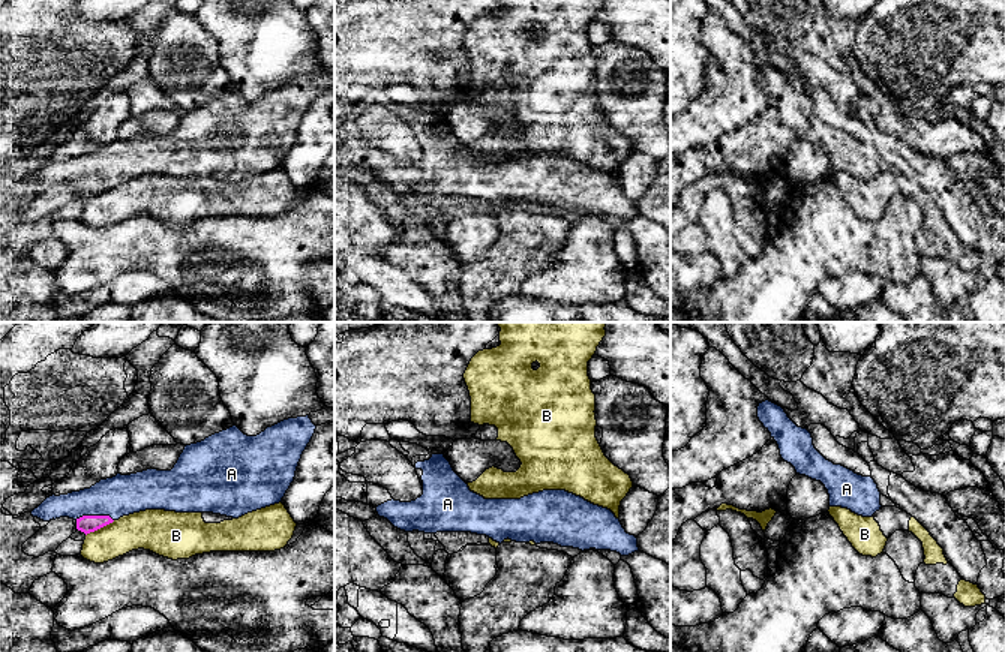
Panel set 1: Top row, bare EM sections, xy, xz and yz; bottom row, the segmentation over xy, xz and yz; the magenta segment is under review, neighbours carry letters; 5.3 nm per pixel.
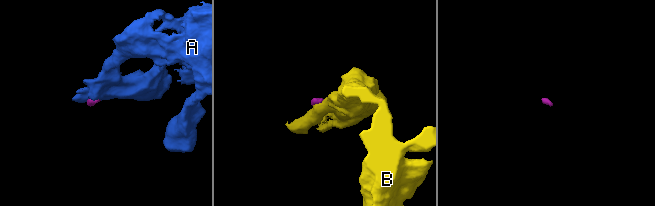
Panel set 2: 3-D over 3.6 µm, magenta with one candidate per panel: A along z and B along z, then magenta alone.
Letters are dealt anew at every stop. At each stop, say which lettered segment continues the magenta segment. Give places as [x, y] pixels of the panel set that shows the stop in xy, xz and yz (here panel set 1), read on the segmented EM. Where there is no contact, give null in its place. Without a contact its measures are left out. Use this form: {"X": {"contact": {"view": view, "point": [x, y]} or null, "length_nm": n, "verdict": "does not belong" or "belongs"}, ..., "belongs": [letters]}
{"A": {"contact": {"view": "xy", "point": [95, 516]}, "length_nm": 200, "verdict": "belongs"}, "B": {"contact": {"view": "xy", "point": [99, 528]}, "length_nm": 180, "verdict": "does not belong"}, "belongs": ["A"]}

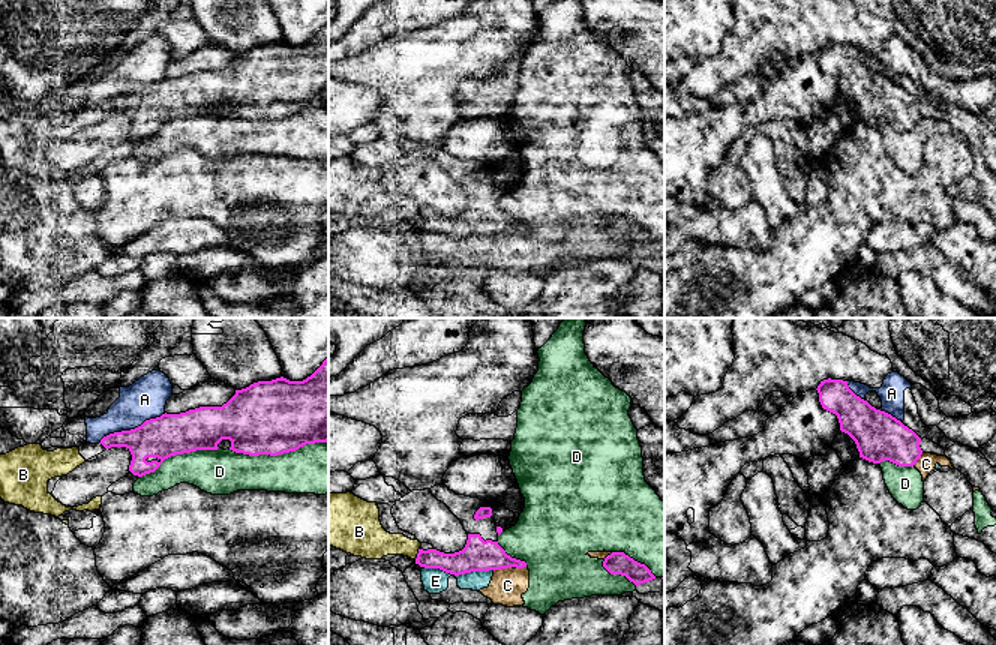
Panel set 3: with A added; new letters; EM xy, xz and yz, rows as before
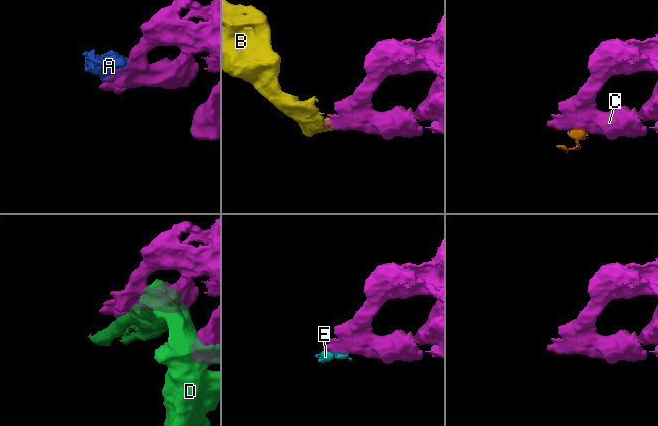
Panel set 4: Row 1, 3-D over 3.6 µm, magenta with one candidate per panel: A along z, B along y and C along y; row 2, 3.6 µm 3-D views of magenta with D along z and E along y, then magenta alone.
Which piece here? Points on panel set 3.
{"A": {"contact": {"view": "xy", "point": [131, 429]}, "length_nm": 400, "verdict": "does not belong"}, "B": {"contact": {"view": "xz", "point": [417, 554]}, "length_nm": 70, "verdict": "belongs"}, "C": {"contact": {"view": "xz", "point": [503, 567]}, "length_nm": 110, "verdict": "does not belong"}, "D": {"contact": {"view": "xy", "point": [278, 453]}, "length_nm": 550, "verdict": "does not belong"}, "E": {"contact": {"view": "xz", "point": [459, 573]}, "length_nm": 380, "verdict": "does not belong"}, "belongs": ["B"]}

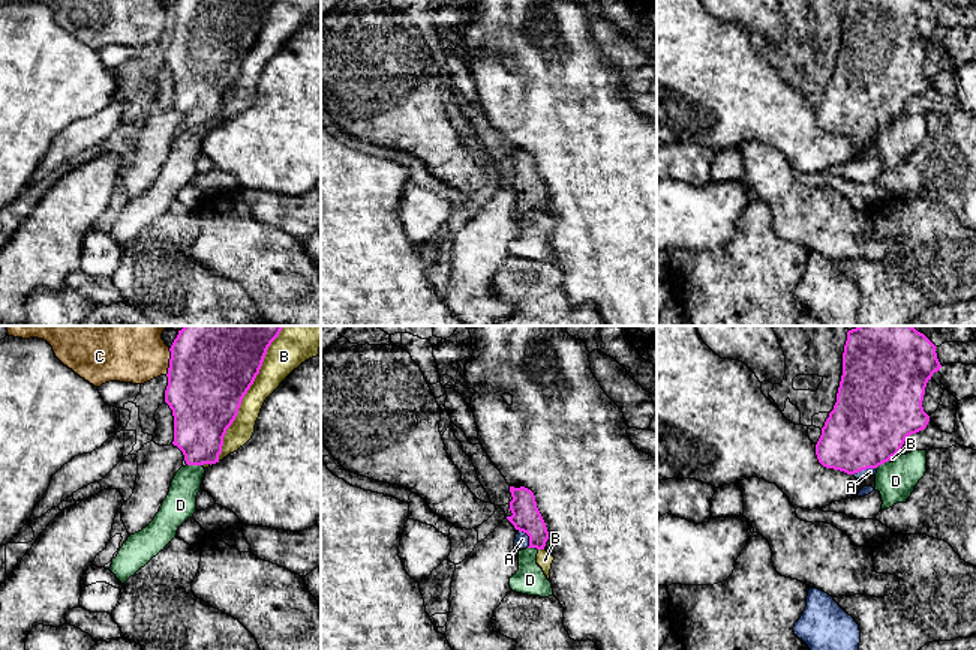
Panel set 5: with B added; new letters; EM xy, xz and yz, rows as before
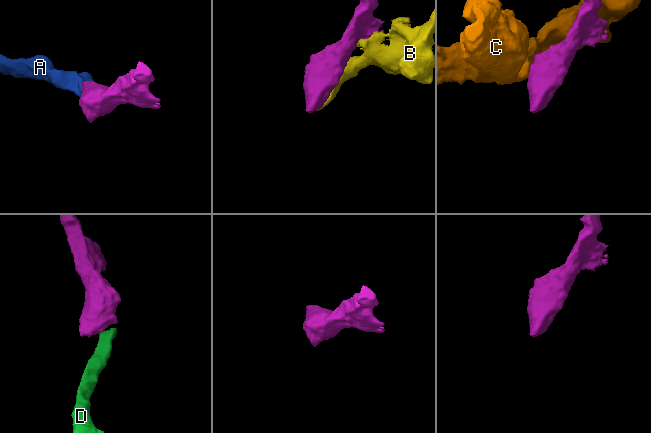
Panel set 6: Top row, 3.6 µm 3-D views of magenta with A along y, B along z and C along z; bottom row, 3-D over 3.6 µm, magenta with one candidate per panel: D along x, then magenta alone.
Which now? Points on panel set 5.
{"A": {"contact": {"view": "yz", "point": [864, 469]}, "length_nm": 130, "verdict": "belongs"}, "B": {"contact": {"view": "xy", "point": [246, 392]}, "length_nm": 800, "verdict": "does not belong"}, "C": {"contact": {"view": "xy", "point": [170, 362]}, "length_nm": 150, "verdict": "does not belong"}, "D": {"contact": {"view": "xy", "point": [195, 464]}, "length_nm": 80, "verdict": "does not belong"}, "belongs": ["A"]}

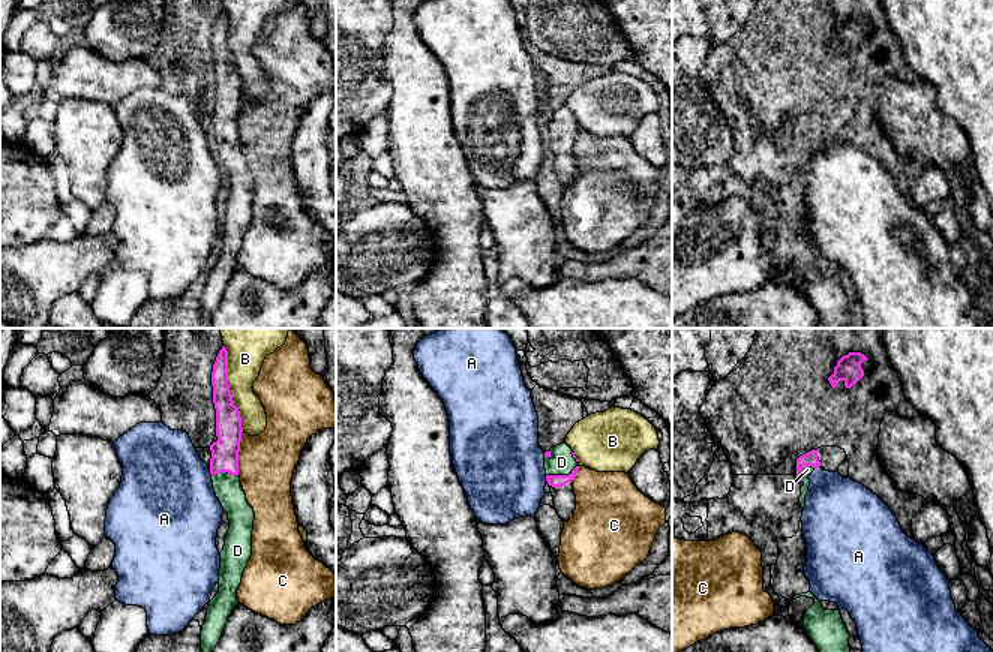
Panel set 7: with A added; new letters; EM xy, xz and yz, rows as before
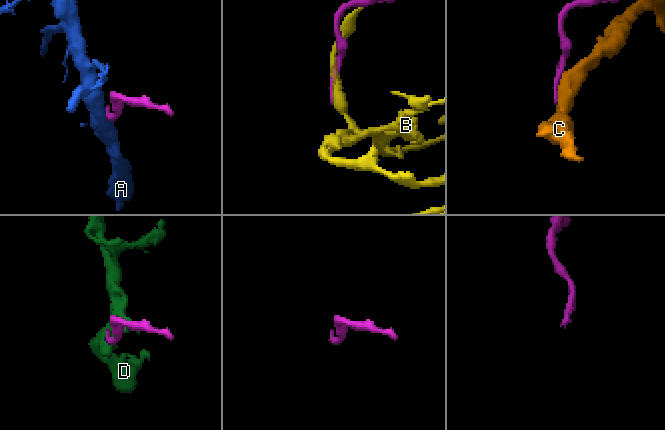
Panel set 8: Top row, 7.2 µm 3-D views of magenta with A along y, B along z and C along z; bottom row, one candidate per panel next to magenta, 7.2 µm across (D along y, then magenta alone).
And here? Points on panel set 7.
{"A": {"contact": {"view": "xy", "point": [210, 471]}, "length_nm": 40, "verdict": "does not belong"}, "B": {"contact": {"view": "xy", "point": [228, 388]}, "length_nm": 480, "verdict": "does not belong"}, "C": {"contact": {"view": "xy", "point": [237, 453]}, "length_nm": 240, "verdict": "does not belong"}, "D": {"contact": {"view": "xz", "point": [561, 475]}, "length_nm": 190, "verdict": "belongs"}, "belongs": ["D"]}

